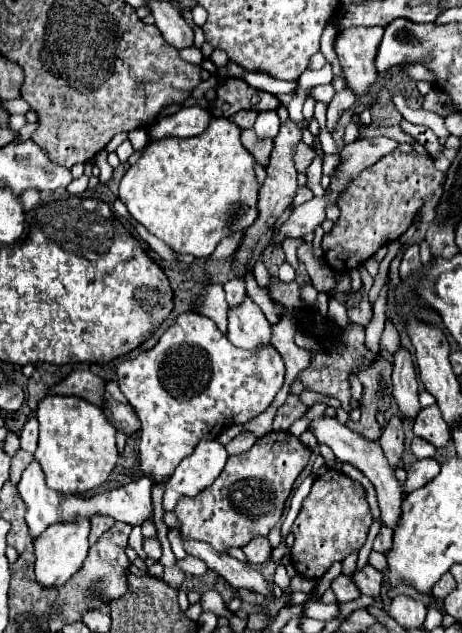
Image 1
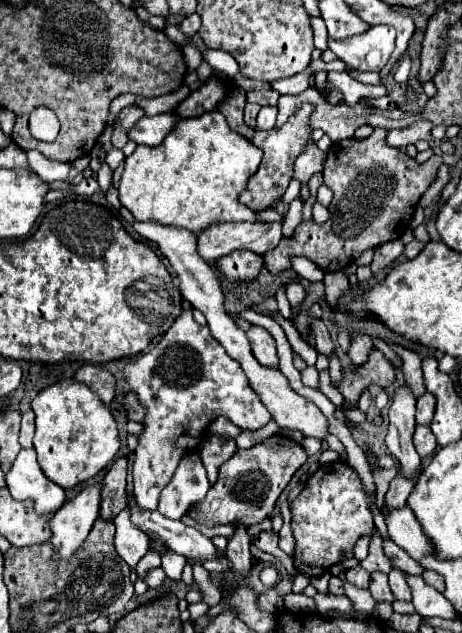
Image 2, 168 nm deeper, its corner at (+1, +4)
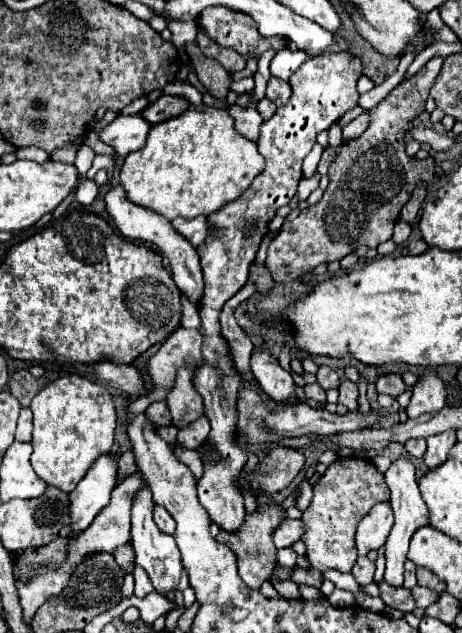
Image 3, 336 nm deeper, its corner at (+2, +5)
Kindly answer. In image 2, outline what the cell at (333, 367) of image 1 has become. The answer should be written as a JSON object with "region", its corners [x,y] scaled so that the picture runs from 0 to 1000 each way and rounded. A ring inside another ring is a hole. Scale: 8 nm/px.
{"region":[[[805,551],[788,577],[758,577],[753,583],[740,583],[740,599],[727,611],[745,624],[753,640],[771,640],[784,615],[801,608],[840,611],[853,605],[853,599],[857,599],[853,577],[818,551]]]}

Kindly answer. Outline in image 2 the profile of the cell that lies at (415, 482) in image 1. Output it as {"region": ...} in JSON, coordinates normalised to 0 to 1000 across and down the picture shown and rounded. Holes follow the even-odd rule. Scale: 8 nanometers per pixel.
{"region":[[[857,750],[848,760],[844,760],[844,773],[835,779],[835,798],[844,804],[853,801],[874,801],[879,798],[879,788],[887,785],[896,766],[900,766],[905,757],[896,757],[896,763],[879,763],[879,757],[870,757],[870,750]]]}

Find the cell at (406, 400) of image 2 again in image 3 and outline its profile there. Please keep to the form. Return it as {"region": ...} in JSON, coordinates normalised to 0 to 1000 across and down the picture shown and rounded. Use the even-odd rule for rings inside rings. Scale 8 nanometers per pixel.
{"region":[[[864,724],[855,733],[842,736],[842,742],[833,746],[833,761],[846,774],[846,803],[855,812],[855,828],[838,847],[833,856],[833,885],[838,885],[838,897],[833,897],[833,919],[851,923],[851,926],[872,926],[872,888],[881,882],[881,863],[885,853],[894,847],[898,837],[916,834],[920,828],[929,828],[929,806],[907,780],[903,771],[903,758],[898,758],[898,736],[881,727],[881,724]]]}

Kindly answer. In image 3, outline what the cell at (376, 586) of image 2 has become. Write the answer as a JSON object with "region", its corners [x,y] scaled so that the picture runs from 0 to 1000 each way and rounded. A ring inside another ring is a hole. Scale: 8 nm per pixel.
{"region":[[[825,919],[820,923],[820,932],[825,932],[825,945],[838,957],[846,961],[859,961],[868,967],[890,967],[898,964],[898,948],[890,942],[890,932],[881,929],[855,929],[855,926],[842,926],[838,919]]]}

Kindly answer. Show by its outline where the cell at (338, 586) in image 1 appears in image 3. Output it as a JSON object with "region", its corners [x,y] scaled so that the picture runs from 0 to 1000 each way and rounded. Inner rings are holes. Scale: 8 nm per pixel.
{"region":[[[781,878],[773,882],[760,907],[768,910],[768,916],[781,923],[781,926],[794,926],[807,919],[807,907],[812,907],[812,888],[803,888],[794,878]]]}

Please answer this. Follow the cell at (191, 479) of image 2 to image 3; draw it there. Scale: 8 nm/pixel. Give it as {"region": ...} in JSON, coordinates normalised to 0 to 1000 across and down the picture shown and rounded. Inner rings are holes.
{"region":[[[335,799],[335,806],[331,806],[331,821],[335,821],[335,828],[340,828],[340,834],[344,834],[348,840],[374,844],[379,825],[374,825],[374,818],[357,809],[353,799]]]}

